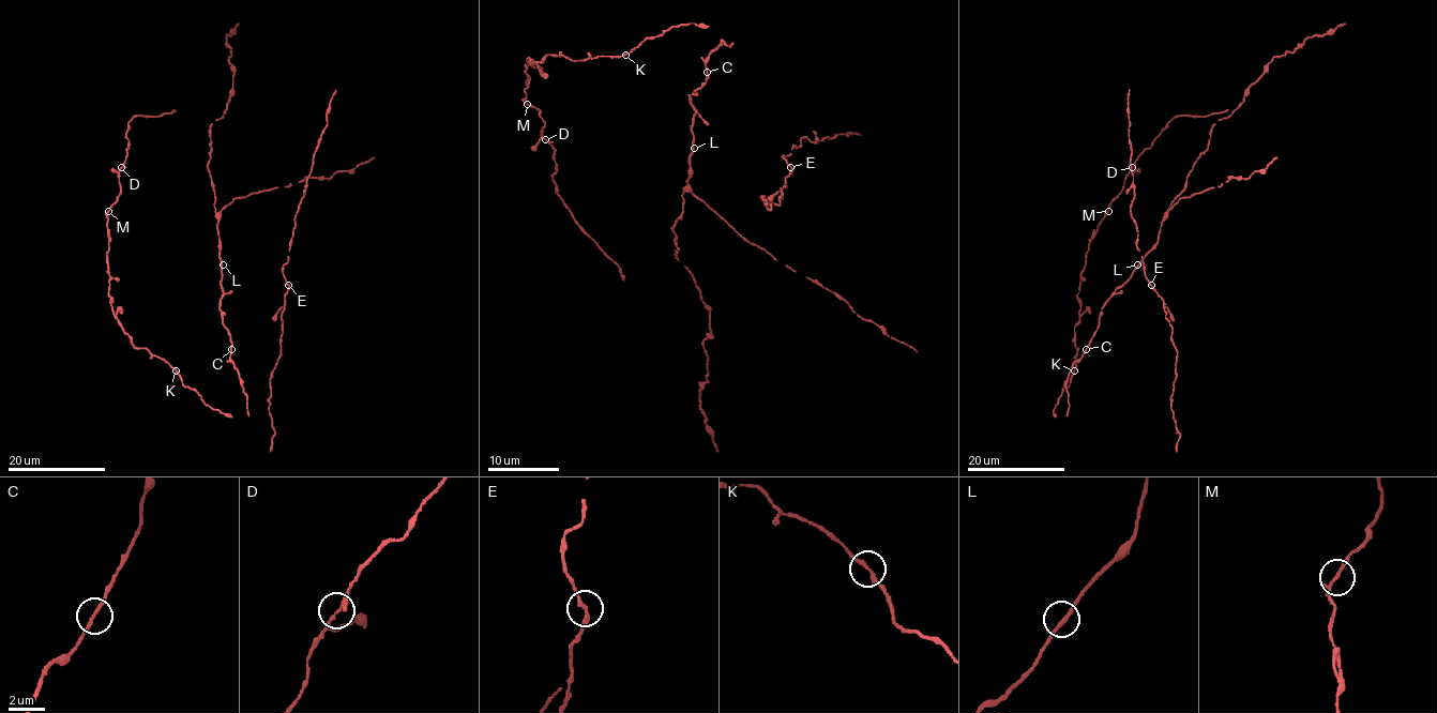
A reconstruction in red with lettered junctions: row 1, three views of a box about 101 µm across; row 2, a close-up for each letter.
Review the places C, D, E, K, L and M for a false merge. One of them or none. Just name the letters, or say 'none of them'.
none of them

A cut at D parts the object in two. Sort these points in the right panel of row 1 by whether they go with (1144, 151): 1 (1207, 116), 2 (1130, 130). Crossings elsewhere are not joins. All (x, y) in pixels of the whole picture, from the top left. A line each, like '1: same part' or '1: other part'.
1: same part
2: other part

